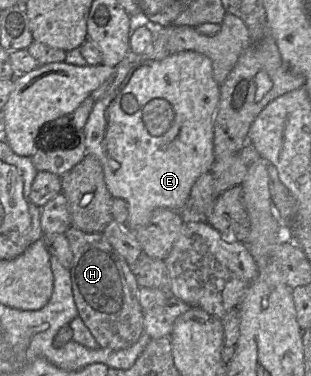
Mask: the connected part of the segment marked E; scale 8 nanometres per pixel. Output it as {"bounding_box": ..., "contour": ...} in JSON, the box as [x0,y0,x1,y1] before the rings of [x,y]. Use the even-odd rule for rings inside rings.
{"bounding_box":[83,51,220,229],"contour":[[[182,51],[170,53],[162,60],[137,60],[126,75],[123,82],[112,92],[96,101],[83,128],[85,136],[86,154],[95,156],[101,163],[104,172],[104,180],[108,191],[113,198],[123,199],[128,206],[127,227],[138,229],[146,226],[151,220],[152,213],[158,208],[167,208],[173,211],[181,211],[188,205],[192,186],[197,179],[211,172],[215,163],[214,156],[214,123],[219,108],[220,85],[215,81],[211,60],[195,51]]]}

